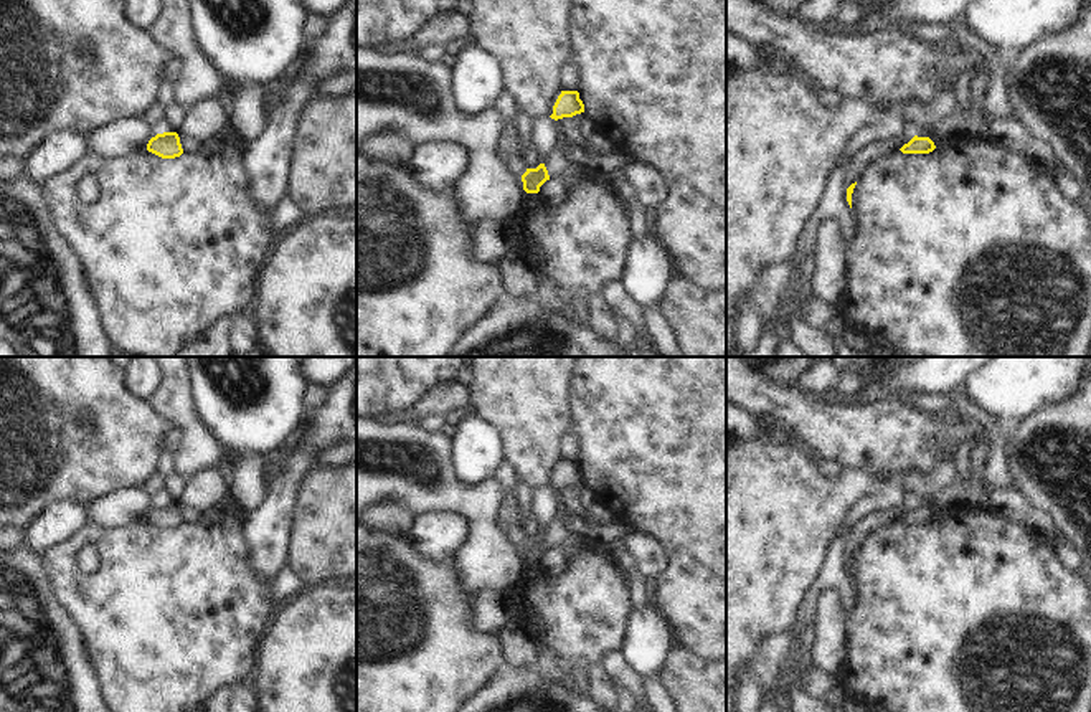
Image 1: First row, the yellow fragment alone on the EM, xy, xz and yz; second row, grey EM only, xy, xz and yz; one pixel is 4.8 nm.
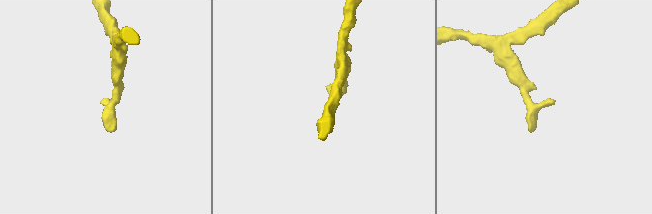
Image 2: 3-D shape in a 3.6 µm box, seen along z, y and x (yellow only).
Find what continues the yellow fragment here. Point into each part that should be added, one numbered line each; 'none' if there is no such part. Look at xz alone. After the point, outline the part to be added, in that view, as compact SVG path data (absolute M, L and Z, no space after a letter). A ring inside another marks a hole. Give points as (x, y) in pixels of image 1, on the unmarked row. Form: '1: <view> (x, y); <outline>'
none

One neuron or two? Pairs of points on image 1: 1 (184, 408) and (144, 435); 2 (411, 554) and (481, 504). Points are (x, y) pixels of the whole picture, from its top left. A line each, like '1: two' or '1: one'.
1: two
2: two

